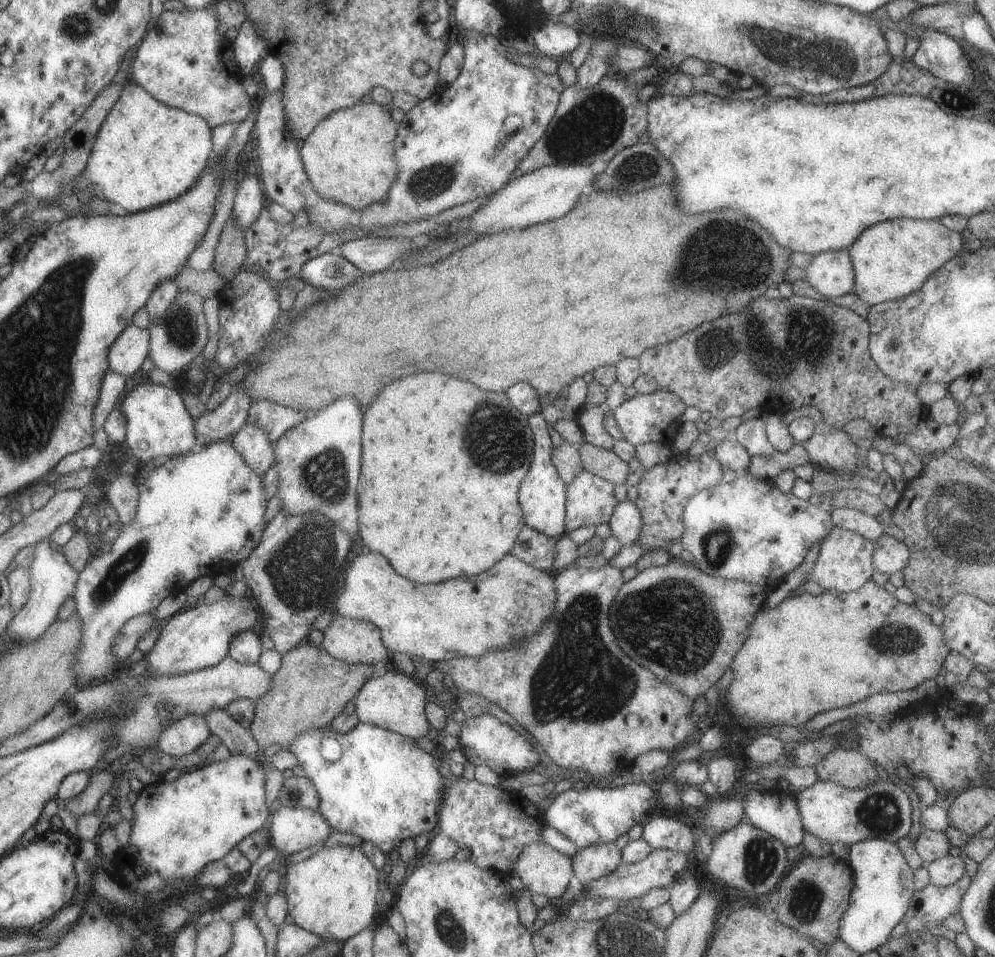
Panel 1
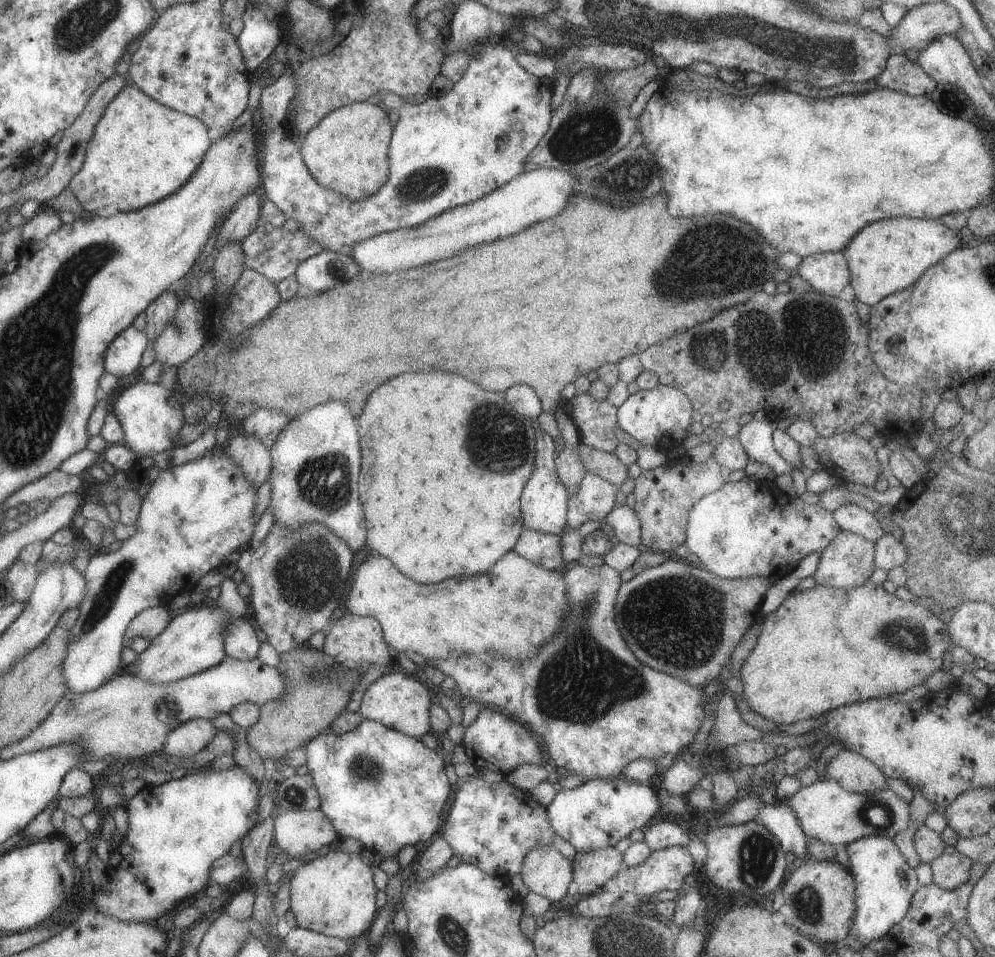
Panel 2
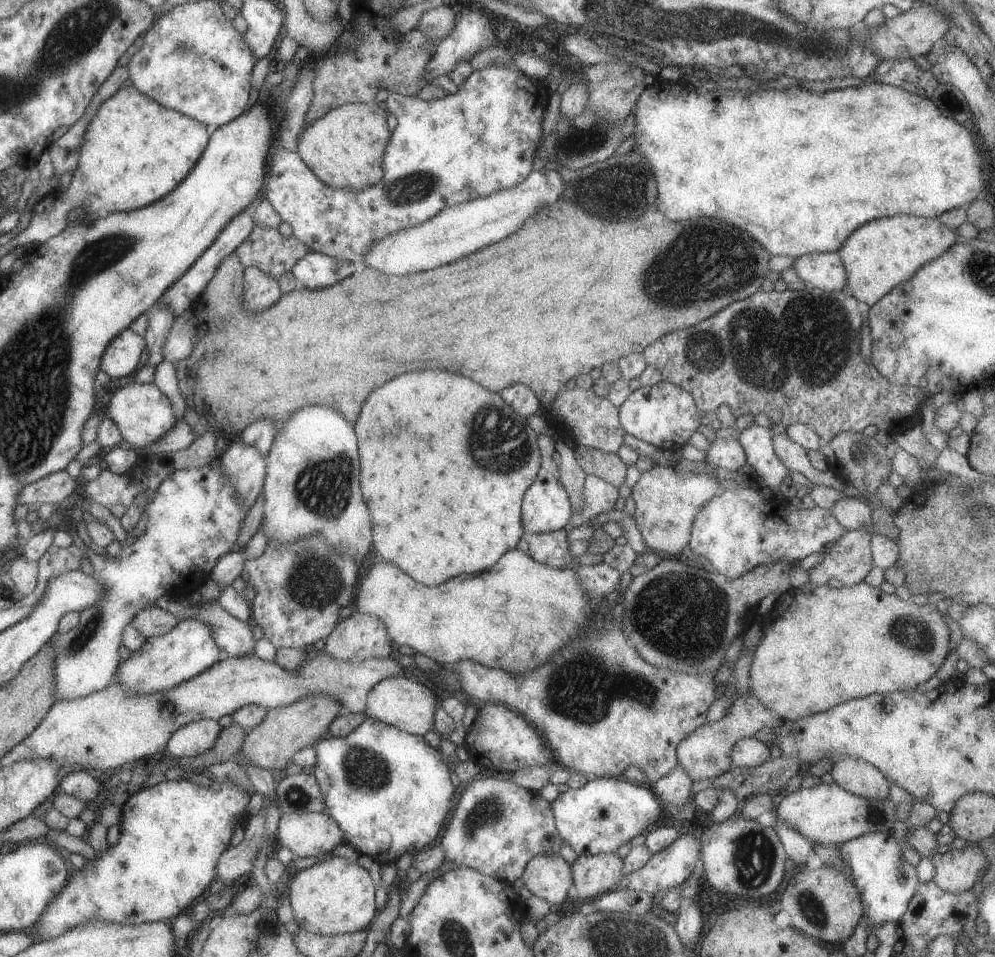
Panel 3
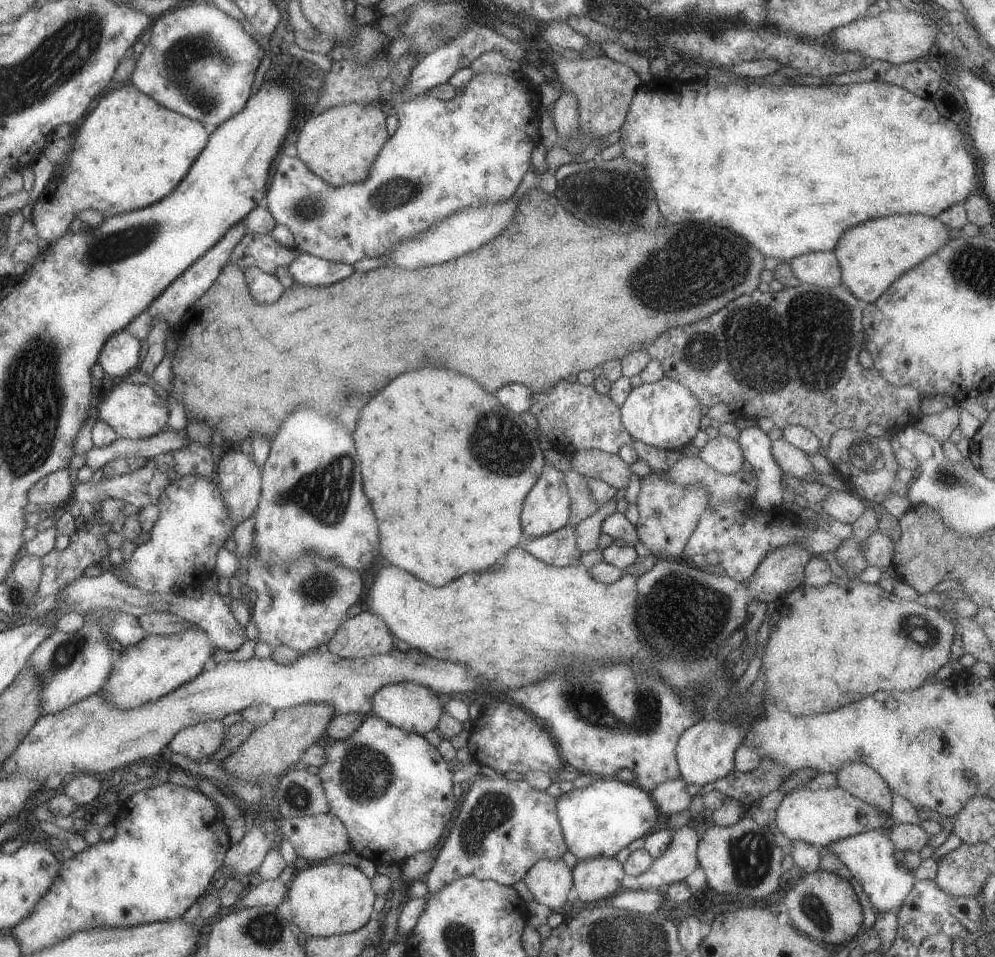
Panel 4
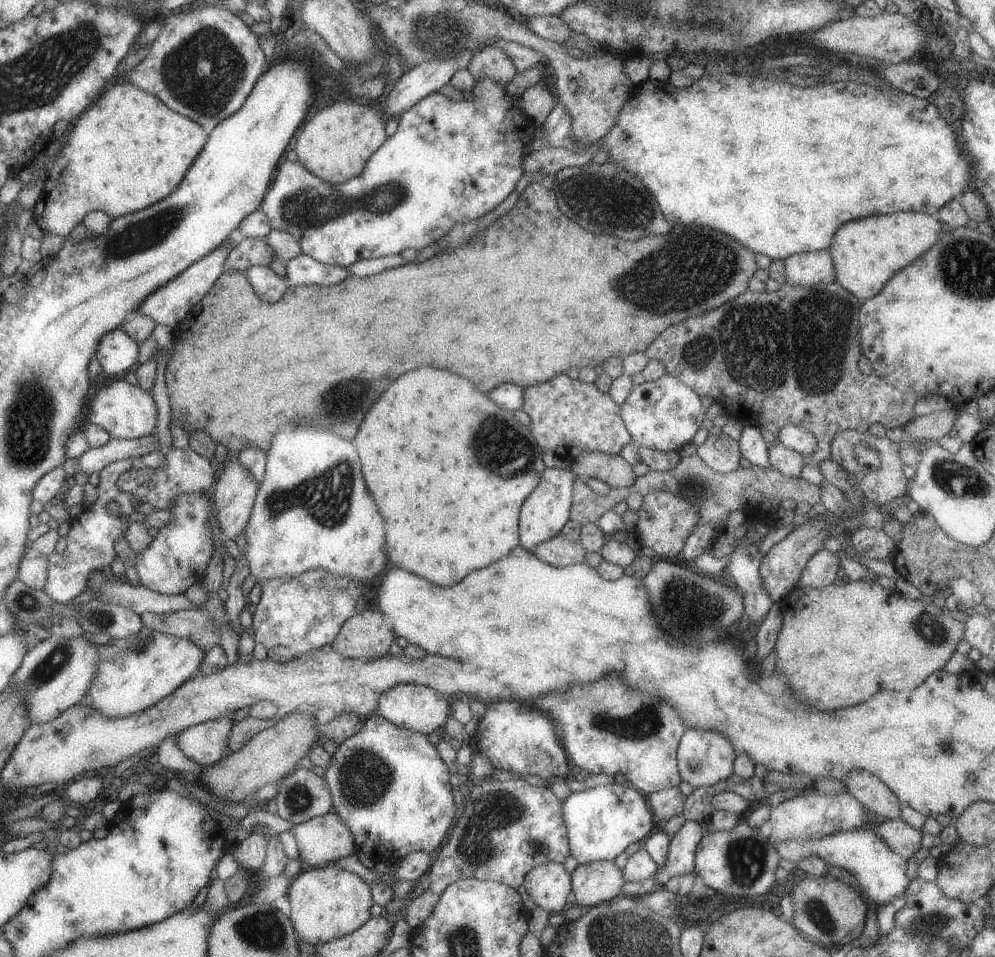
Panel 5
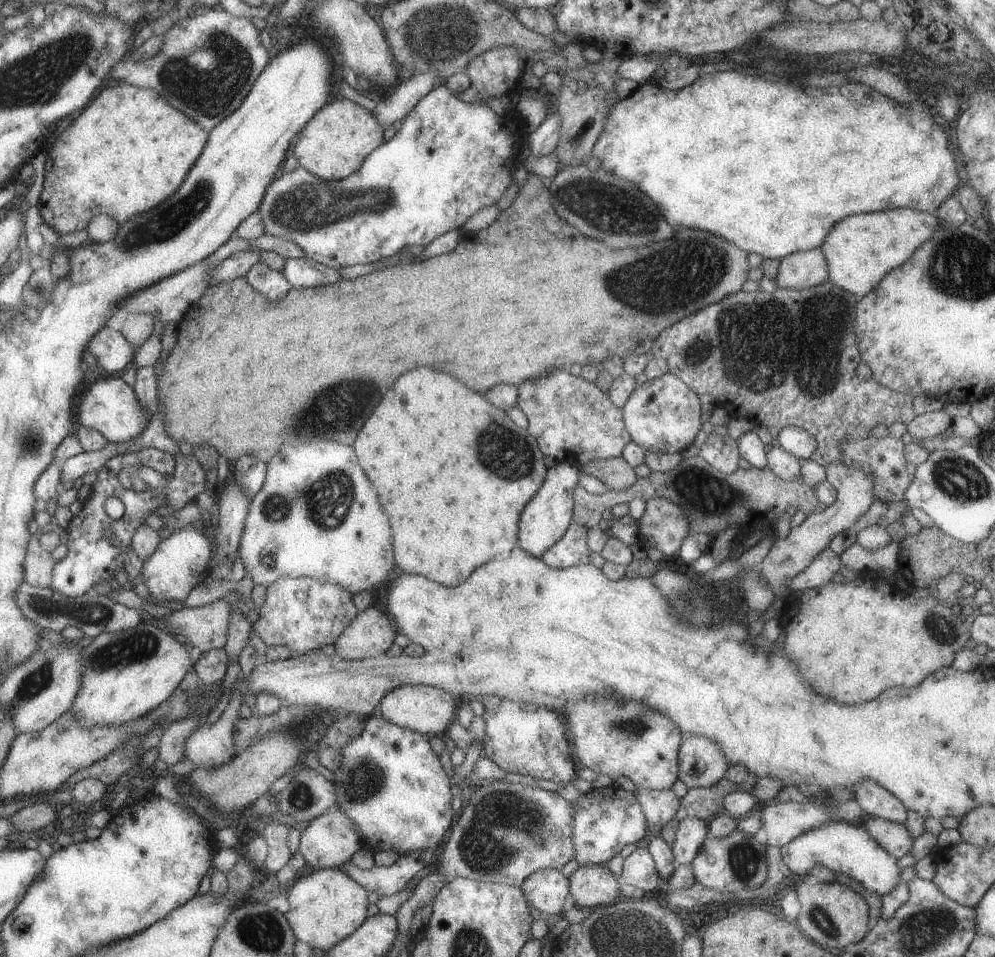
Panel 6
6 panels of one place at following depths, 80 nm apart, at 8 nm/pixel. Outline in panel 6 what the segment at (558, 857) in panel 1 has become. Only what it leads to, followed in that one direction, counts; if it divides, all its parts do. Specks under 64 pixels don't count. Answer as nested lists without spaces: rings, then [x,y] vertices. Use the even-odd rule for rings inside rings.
[[[550,868],[536,870],[518,887],[525,900],[539,910],[543,917],[550,914],[561,915],[568,893],[568,878],[561,871]]]

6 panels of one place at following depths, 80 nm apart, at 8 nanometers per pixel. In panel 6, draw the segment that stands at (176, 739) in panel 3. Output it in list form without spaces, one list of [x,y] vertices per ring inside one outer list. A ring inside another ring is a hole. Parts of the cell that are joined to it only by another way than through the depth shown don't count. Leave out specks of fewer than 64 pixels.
[[[233,694],[213,724],[201,723],[187,738],[184,756],[196,768],[212,769],[229,762],[236,754],[232,730],[241,706],[241,697]]]

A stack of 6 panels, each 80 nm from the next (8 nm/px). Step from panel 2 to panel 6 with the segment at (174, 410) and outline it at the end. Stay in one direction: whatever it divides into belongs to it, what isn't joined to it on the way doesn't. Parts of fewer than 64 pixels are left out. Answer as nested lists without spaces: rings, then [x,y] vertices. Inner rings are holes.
[[[120,377],[101,378],[87,386],[76,406],[74,415],[81,427],[99,431],[109,443],[124,443],[141,433],[149,419],[132,387]]]

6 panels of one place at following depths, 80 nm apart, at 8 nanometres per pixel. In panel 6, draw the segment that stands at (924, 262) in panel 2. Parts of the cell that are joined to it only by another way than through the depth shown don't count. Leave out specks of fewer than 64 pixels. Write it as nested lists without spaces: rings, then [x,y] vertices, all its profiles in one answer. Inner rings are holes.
[[[893,208],[893,210],[885,210],[885,212],[846,216],[829,229],[820,246],[828,266],[828,278],[836,287],[854,294],[857,298],[862,297],[864,294],[872,292],[874,286],[891,269],[901,266],[901,263],[911,256],[913,250],[922,245],[938,226],[940,226],[940,222],[932,214],[909,210],[909,208],[899,208],[899,210]]]

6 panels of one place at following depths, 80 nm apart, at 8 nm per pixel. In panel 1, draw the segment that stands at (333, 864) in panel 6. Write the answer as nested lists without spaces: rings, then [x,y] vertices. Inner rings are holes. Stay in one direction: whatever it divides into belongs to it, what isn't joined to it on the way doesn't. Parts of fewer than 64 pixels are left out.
[[[280,805],[268,823],[269,846],[275,849],[279,855],[291,855],[313,844],[325,844],[332,828],[327,824],[323,815],[317,810],[301,807],[287,808]]]

